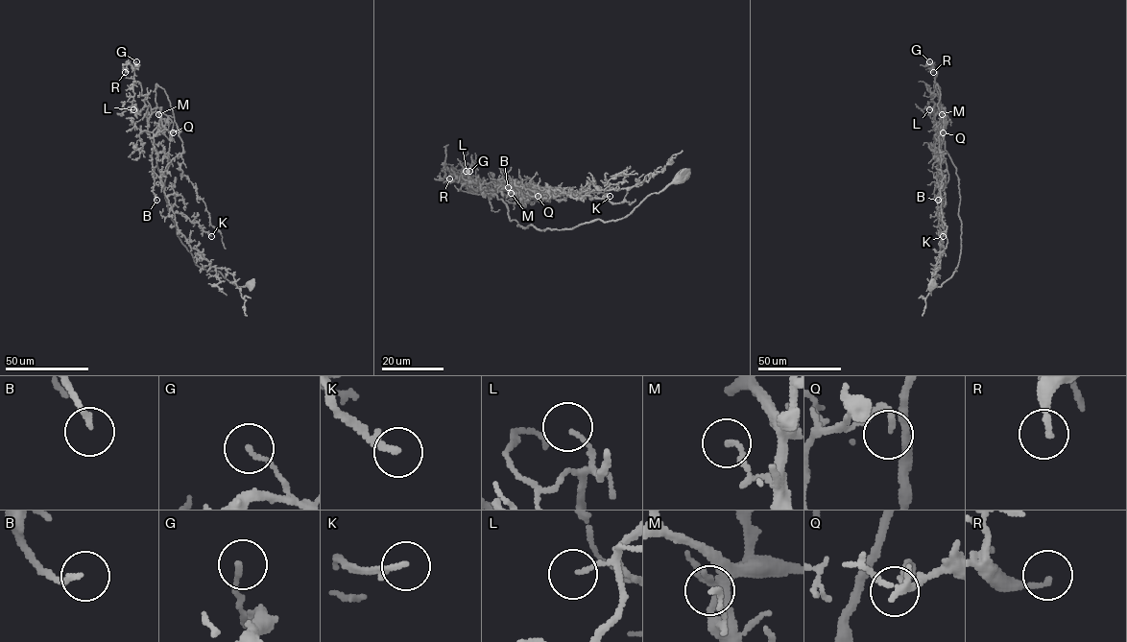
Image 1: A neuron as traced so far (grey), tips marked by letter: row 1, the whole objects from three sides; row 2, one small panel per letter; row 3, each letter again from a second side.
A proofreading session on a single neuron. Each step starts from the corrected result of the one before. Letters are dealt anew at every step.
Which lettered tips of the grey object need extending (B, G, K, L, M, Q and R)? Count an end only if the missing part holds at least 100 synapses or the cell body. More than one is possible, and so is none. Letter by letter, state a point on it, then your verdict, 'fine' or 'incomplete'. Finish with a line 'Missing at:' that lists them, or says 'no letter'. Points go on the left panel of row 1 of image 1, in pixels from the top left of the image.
B: (156, 200) | fine
G: (136, 61) | fine
K: (211, 236) | incomplete
L: (133, 109) | fine
M: (158, 114) | fine
Q: (173, 132) | fine
R: (125, 72) | fine
Missing at: K

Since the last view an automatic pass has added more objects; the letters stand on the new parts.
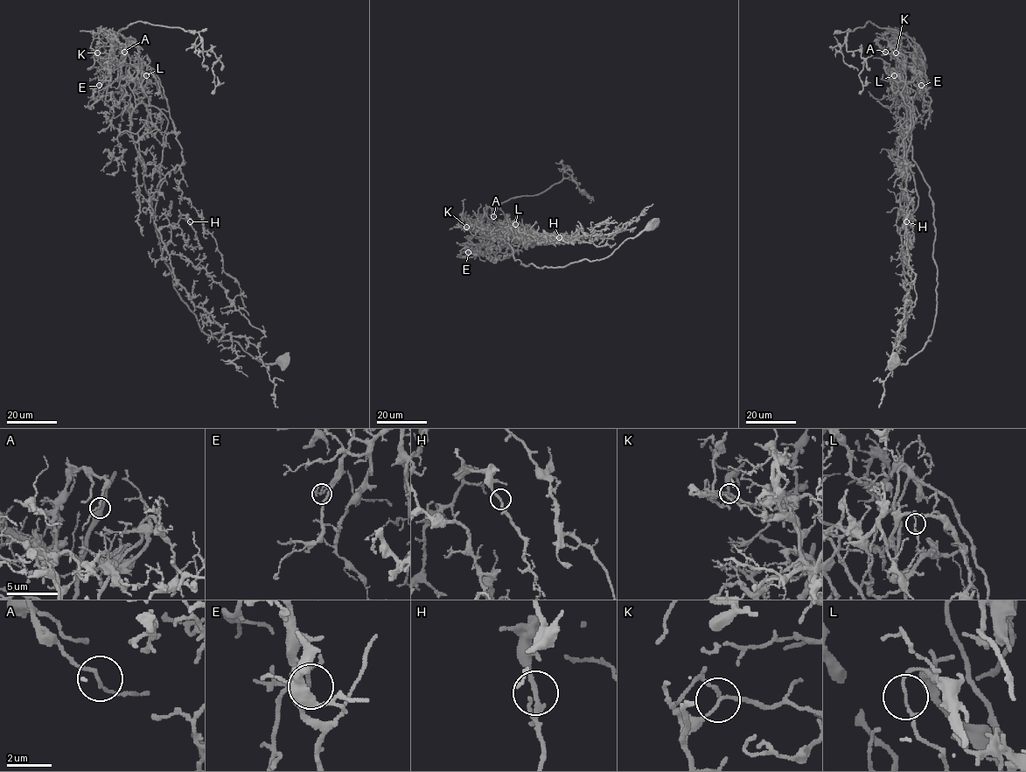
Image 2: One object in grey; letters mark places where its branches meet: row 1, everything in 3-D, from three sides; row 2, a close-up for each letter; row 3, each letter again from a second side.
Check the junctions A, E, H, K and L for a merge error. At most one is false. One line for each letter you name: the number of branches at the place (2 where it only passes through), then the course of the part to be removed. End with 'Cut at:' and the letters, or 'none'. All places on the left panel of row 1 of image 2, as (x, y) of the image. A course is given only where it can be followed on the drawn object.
L: Branches: 2. Course of the part to remove: (146, 75), (137, 82), (118, 73), (118, 33), (137, 21), (197, 32), (218, 59), (214, 84), (224, 82)
Cut at: L

